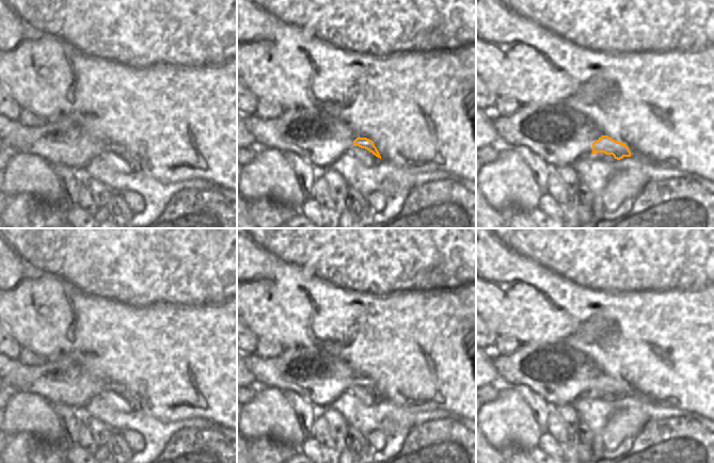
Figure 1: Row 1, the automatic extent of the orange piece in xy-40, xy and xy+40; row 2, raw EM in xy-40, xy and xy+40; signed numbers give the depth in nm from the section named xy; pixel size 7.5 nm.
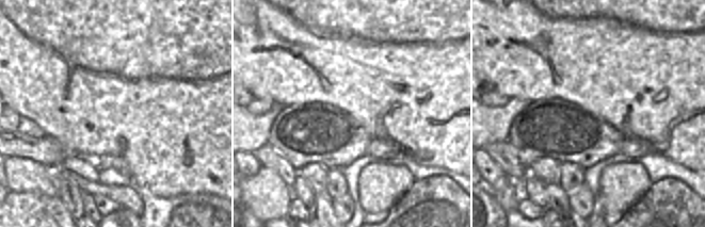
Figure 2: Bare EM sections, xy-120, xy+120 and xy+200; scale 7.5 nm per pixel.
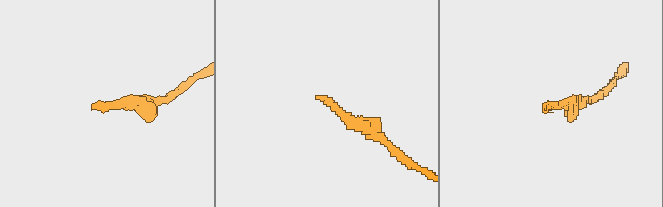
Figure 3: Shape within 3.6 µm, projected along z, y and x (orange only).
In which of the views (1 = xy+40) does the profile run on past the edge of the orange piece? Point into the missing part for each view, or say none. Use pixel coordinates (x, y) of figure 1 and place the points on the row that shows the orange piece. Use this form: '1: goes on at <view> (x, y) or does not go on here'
1: goes on at xy+40 (606, 158)

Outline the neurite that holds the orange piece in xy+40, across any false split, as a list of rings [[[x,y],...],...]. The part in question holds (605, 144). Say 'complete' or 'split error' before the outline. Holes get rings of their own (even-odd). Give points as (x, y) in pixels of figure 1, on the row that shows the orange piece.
split error; [[[602,135],[592,143],[592,155],[606,163],[613,163],[623,157],[631,157],[631,151],[625,144]]]

